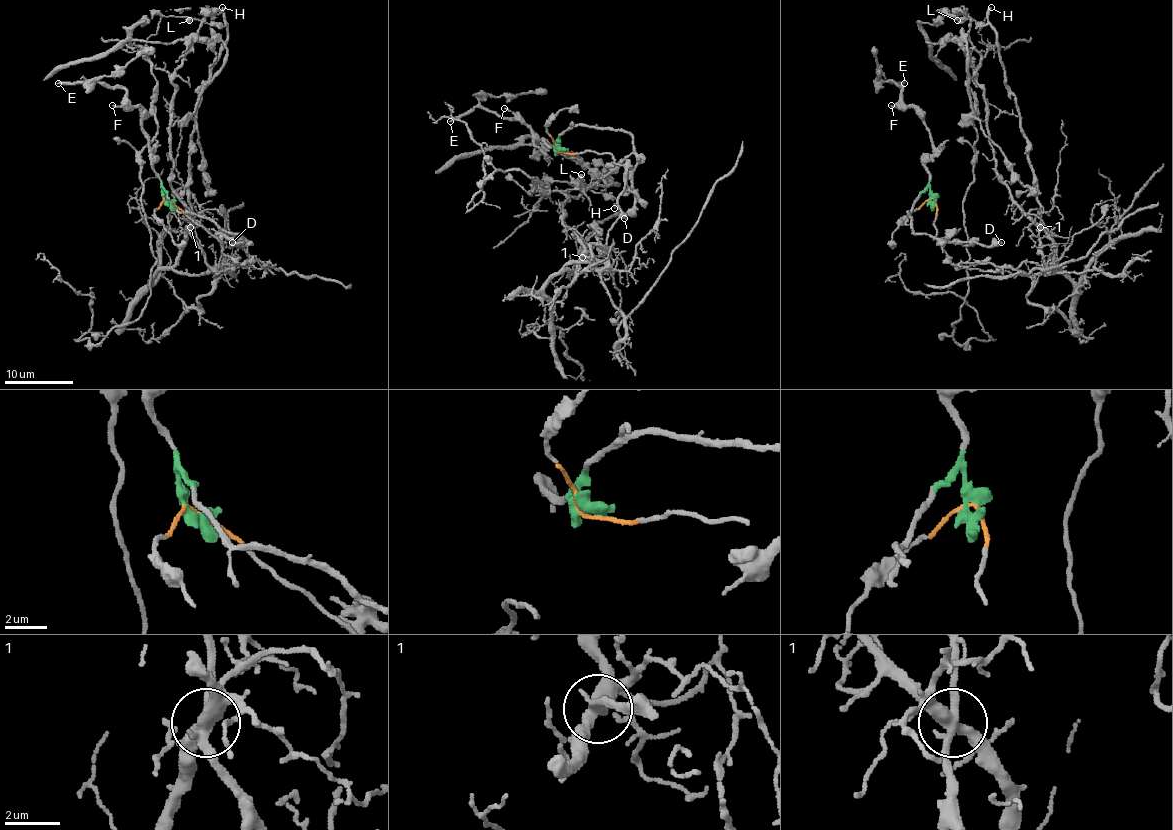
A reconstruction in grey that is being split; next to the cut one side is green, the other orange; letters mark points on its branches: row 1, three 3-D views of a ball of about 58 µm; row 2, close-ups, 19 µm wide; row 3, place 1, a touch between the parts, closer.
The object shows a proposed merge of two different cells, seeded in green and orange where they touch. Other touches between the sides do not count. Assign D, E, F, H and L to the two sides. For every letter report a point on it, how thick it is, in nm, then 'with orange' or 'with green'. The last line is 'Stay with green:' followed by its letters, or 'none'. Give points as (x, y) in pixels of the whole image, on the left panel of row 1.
D: place (232, 242); calibre 300 nm; with green
E: place (58, 83); calibre 320 nm; with green
F: place (112, 105); calibre 200 nm; with green
H: place (222, 7); calibre 280 nm; with orange
L: place (189, 20); calibre 550 nm; with orange
Stay with green: D, E, F

